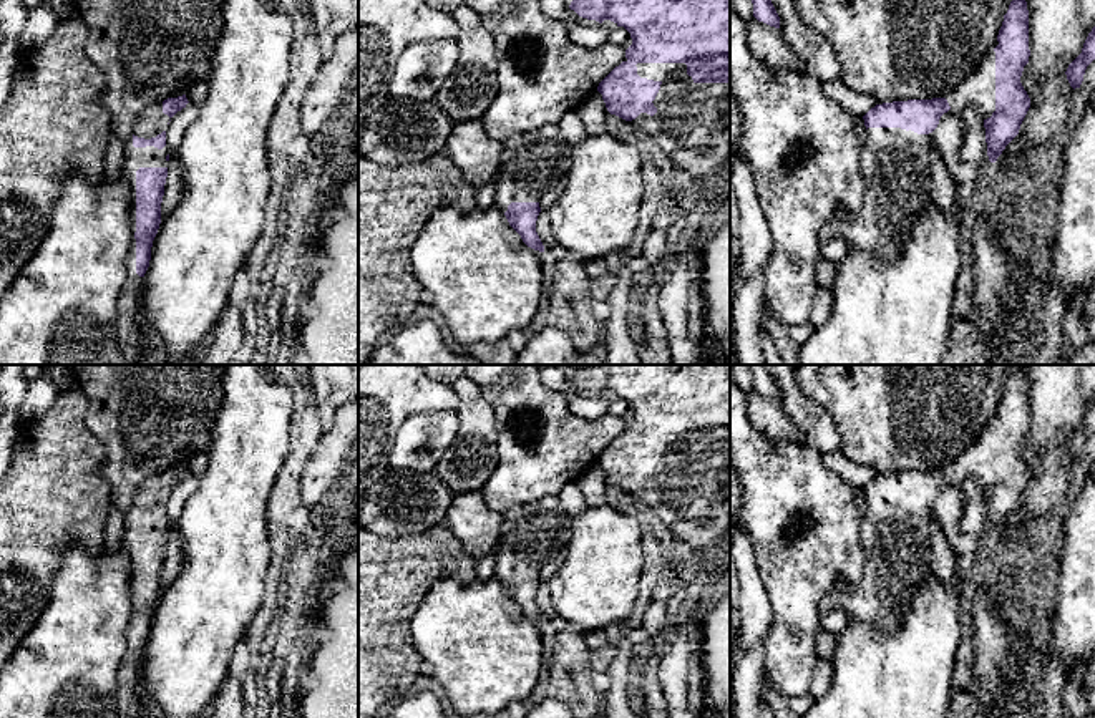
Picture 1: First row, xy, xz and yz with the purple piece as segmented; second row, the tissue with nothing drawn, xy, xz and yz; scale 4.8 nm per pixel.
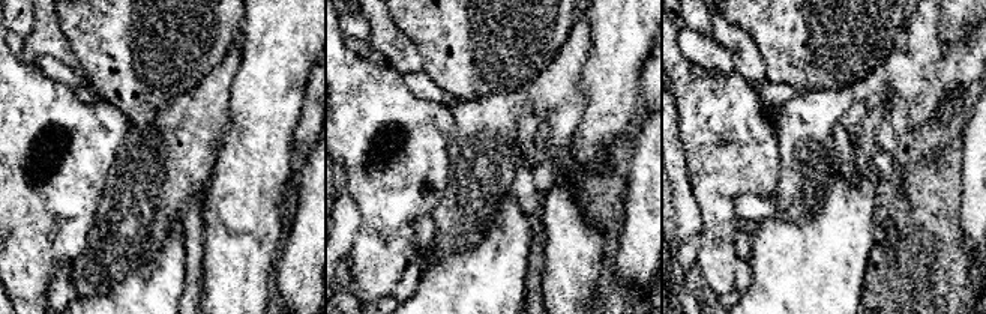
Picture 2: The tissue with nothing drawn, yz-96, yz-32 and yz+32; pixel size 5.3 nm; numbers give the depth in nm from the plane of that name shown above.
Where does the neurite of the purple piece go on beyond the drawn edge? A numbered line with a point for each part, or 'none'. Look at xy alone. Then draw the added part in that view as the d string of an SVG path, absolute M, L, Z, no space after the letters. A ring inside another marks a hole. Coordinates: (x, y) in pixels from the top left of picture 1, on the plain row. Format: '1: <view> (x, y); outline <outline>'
1: xy (153, 493); outline M163 473L154 474L134 494L131 506L124 512L123 547L129 555L129 599L131 617L124 632L128 650L118 668L116 706L119 718L136 718L141 706L138 673L143 662L143 648L136 645L136 542L139 539L168 539L168 519L154 517L134 519L133 509L151 511L166 502L169 488L163 484Z

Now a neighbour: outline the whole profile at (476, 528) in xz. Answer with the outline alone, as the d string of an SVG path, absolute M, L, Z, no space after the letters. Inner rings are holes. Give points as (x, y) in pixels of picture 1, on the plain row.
M479 492L455 496L443 526L473 559L496 551L501 534L501 512L491 511Z

